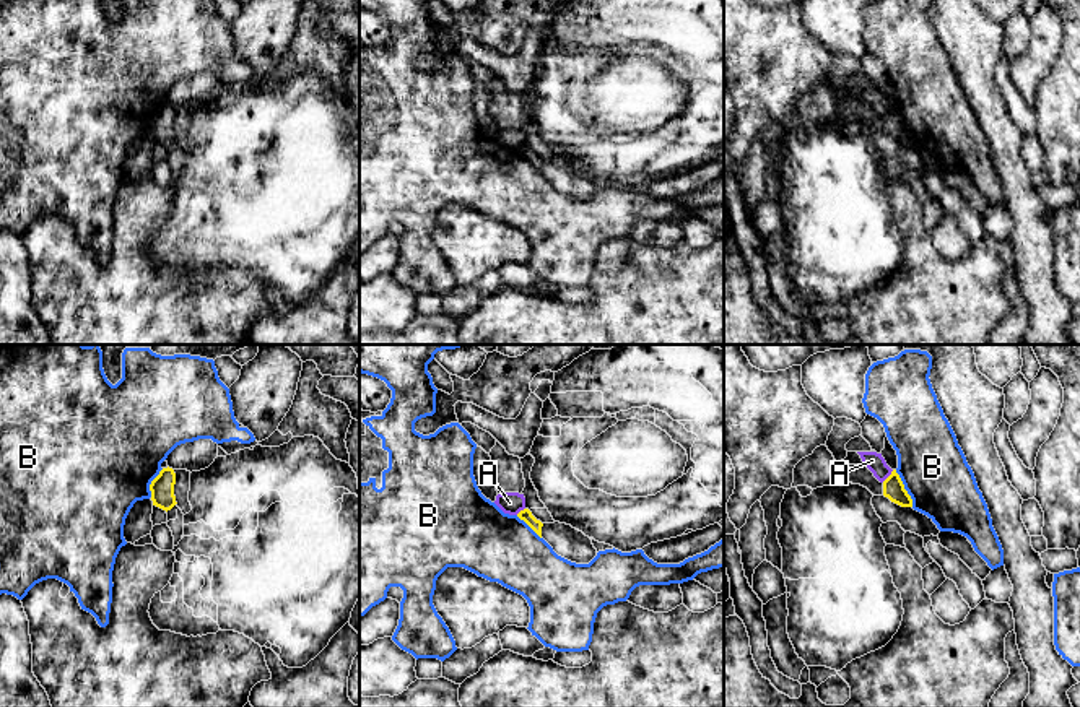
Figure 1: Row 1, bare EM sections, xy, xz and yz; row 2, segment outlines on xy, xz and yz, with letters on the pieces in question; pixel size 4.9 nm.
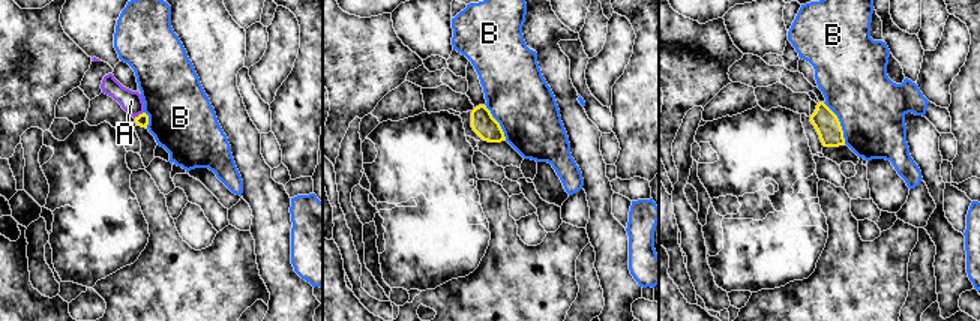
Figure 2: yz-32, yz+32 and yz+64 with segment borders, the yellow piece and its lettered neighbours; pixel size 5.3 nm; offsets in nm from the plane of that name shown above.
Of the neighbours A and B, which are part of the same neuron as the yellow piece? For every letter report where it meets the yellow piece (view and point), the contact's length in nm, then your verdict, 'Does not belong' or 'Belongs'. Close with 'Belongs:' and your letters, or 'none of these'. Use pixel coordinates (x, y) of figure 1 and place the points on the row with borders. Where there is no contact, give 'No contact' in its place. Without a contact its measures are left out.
A: Touches yellow at yz (888, 477). Shared border 90 nm. Does not belong
B: Touches yellow at yz (903, 488). Shared border 200 nm. Does not belong
Belongs: none of these

